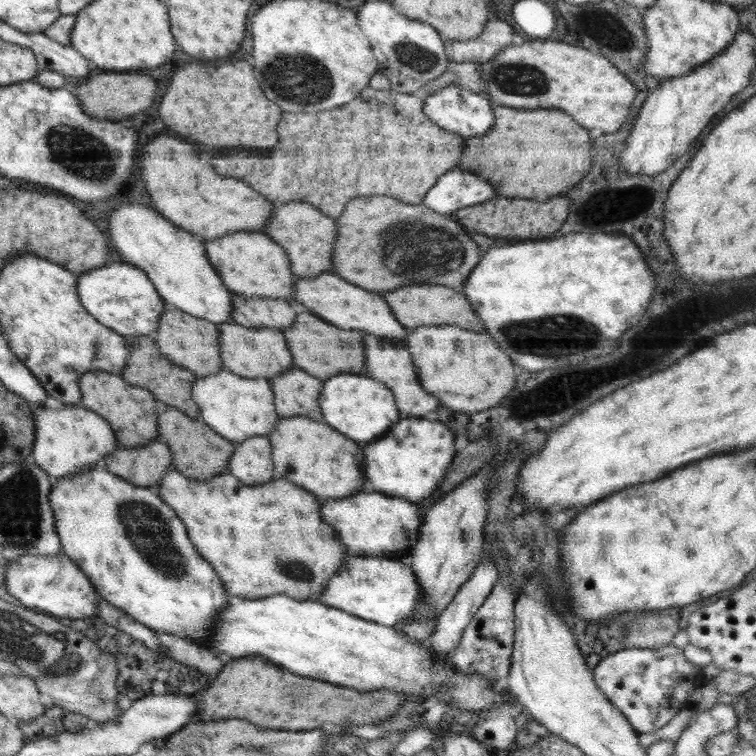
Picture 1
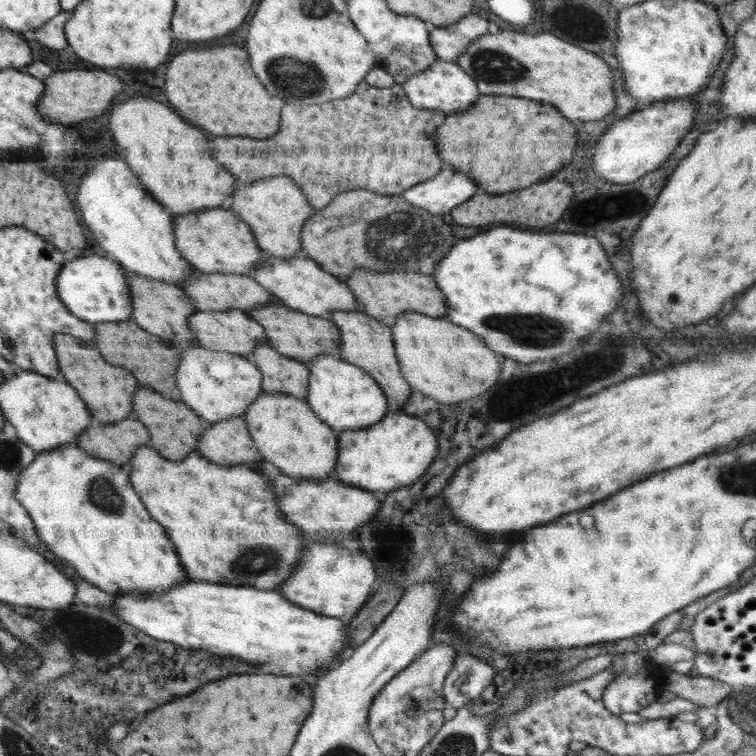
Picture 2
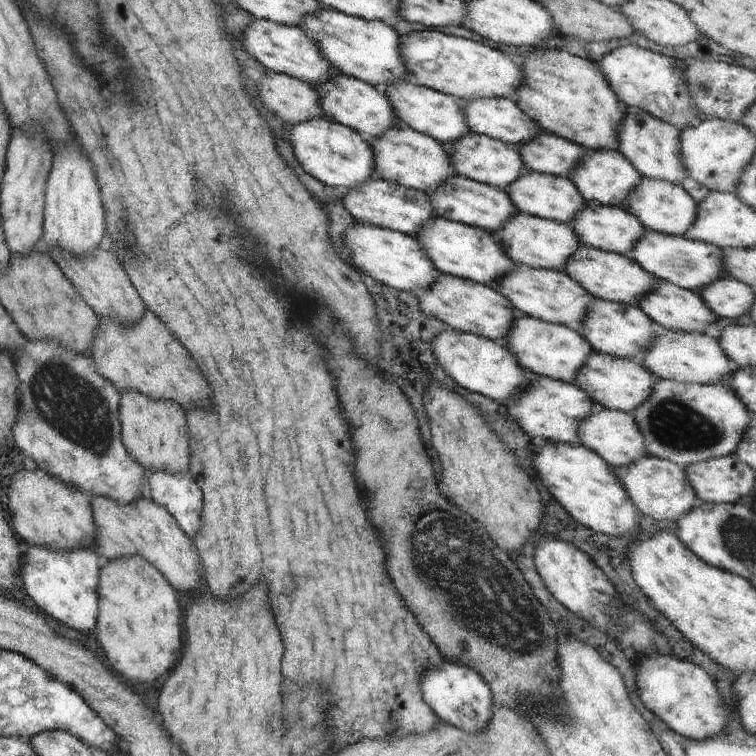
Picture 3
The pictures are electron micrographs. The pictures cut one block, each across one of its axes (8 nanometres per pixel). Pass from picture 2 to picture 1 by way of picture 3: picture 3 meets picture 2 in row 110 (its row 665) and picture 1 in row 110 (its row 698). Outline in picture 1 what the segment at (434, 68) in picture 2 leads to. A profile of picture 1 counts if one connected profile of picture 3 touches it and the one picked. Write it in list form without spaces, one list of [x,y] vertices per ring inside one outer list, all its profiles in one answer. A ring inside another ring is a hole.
[[[449,84],[438,92],[424,96],[424,114],[434,123],[450,132],[457,132],[463,138],[482,136],[495,121],[494,105],[490,99],[472,92],[468,87]]]

